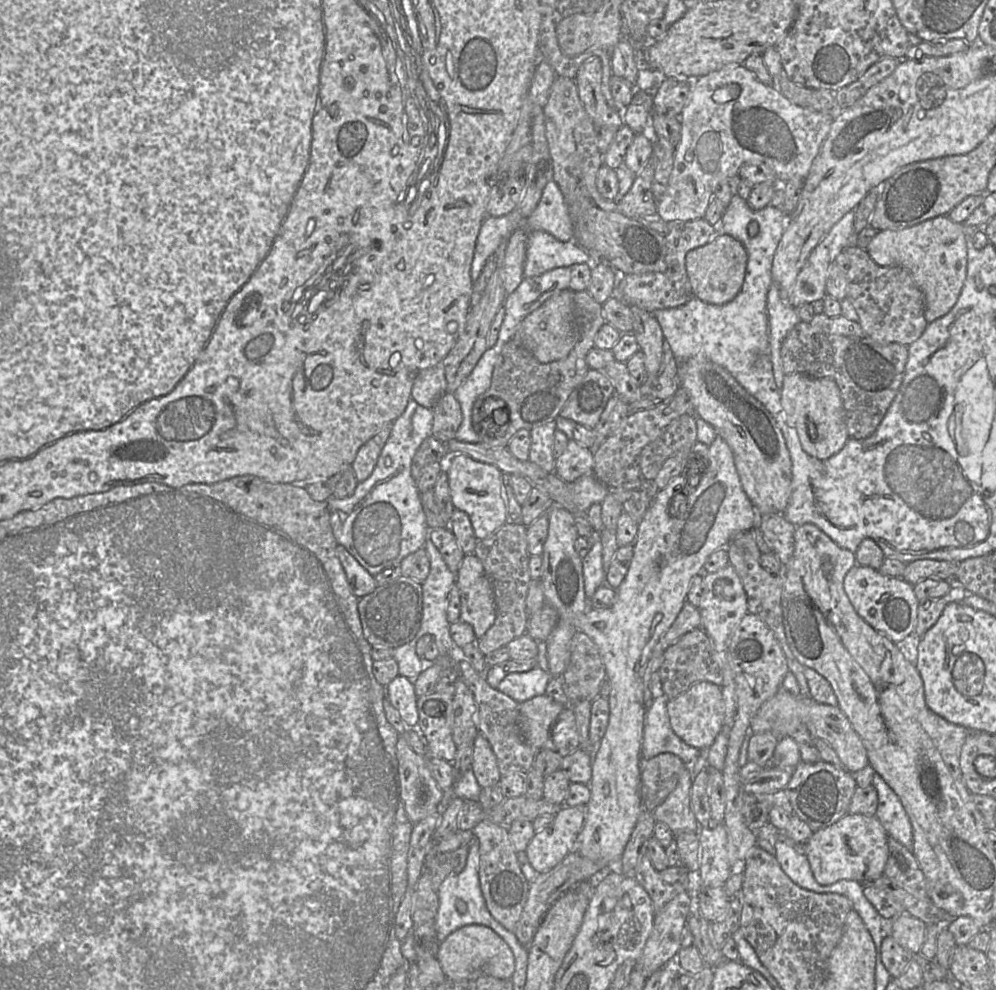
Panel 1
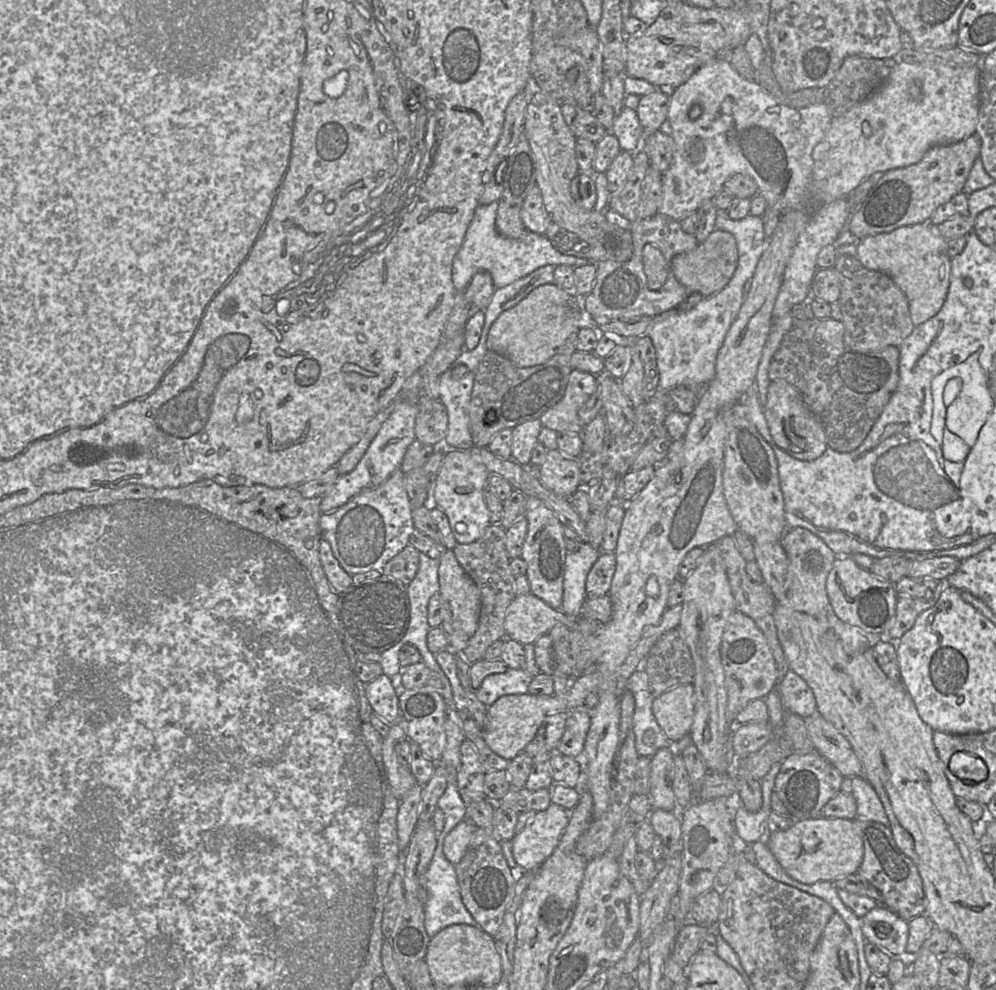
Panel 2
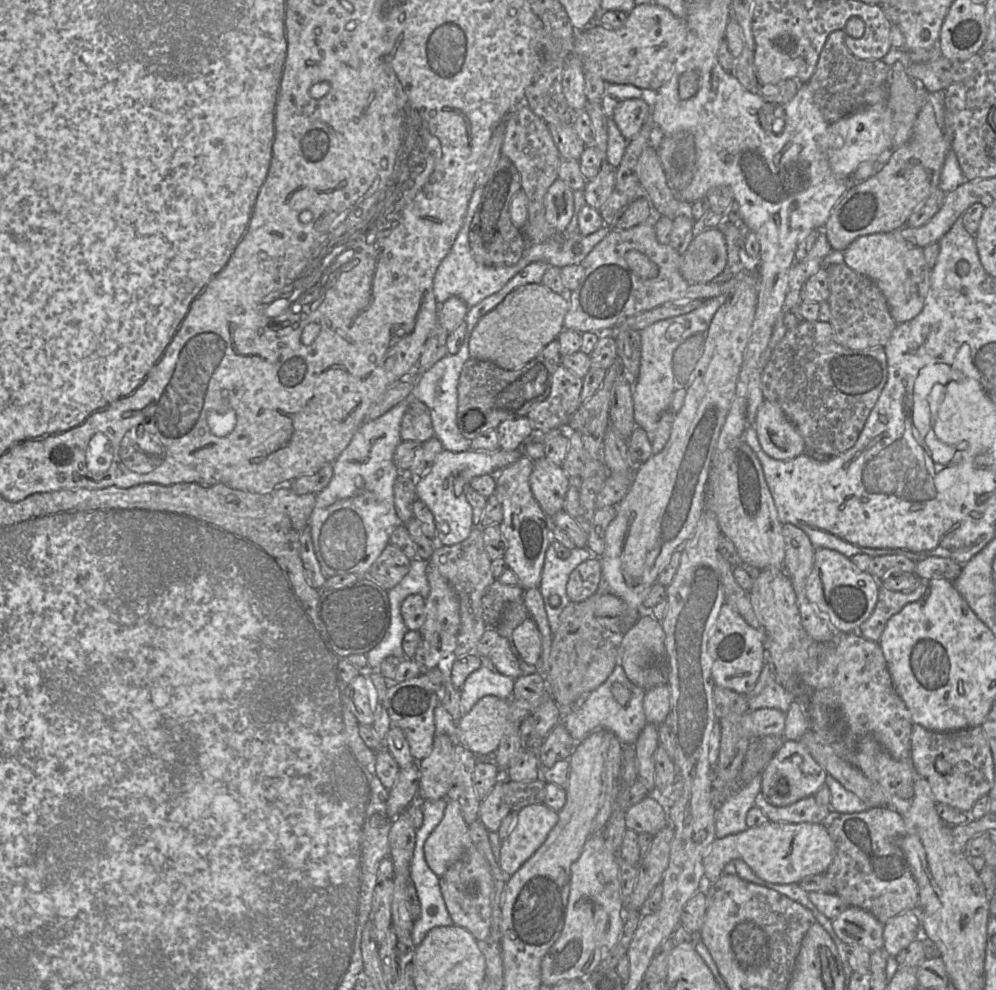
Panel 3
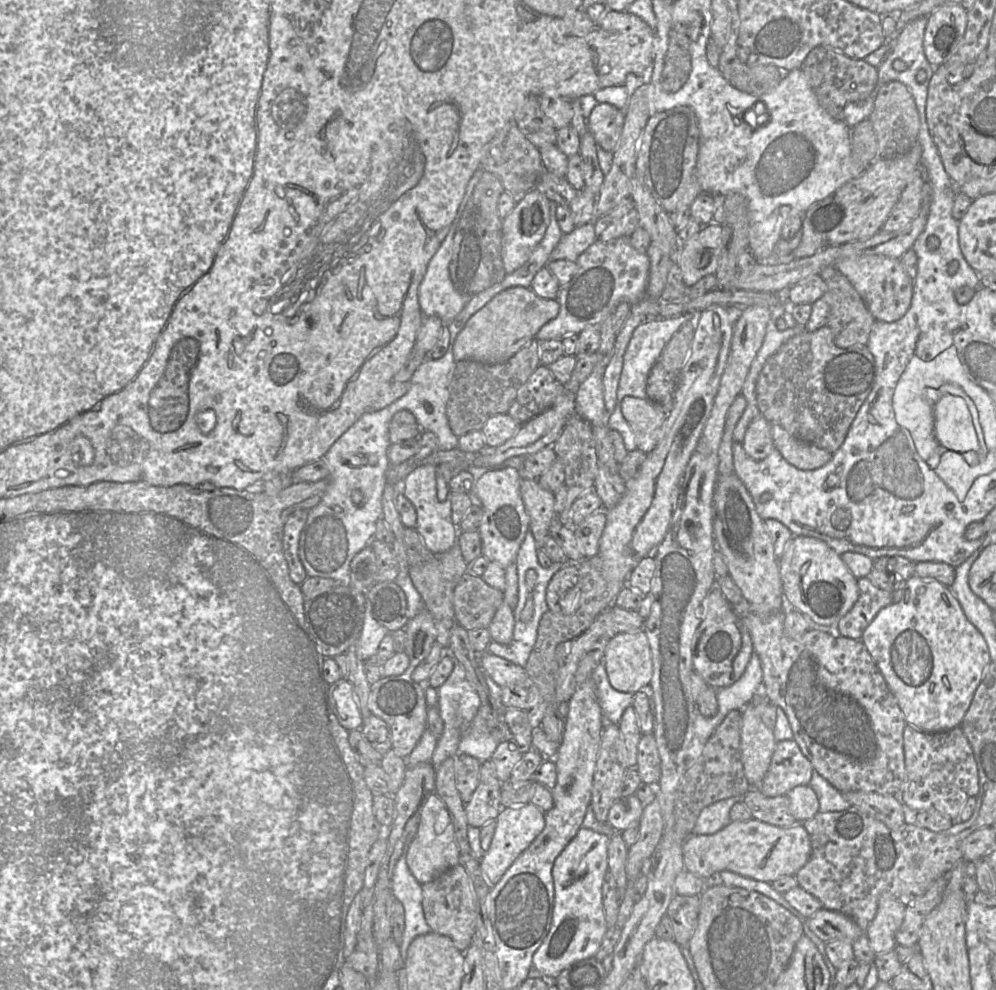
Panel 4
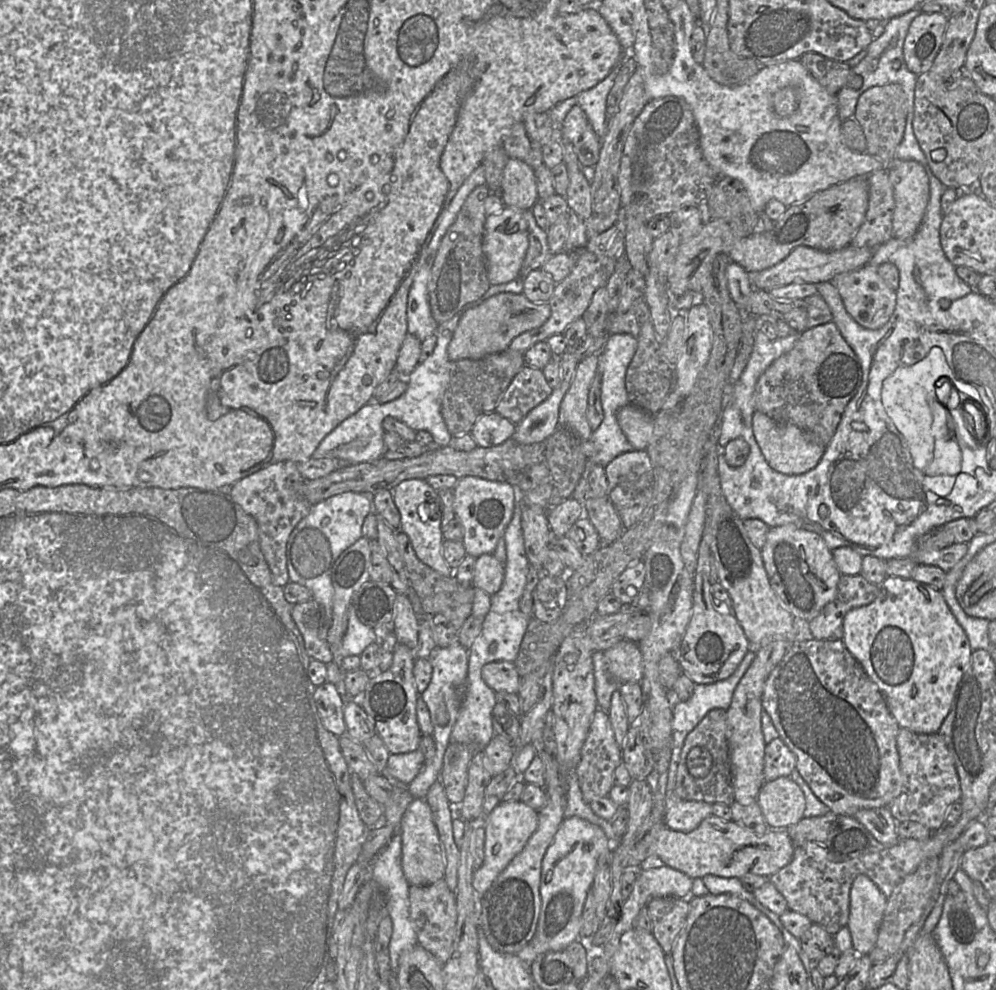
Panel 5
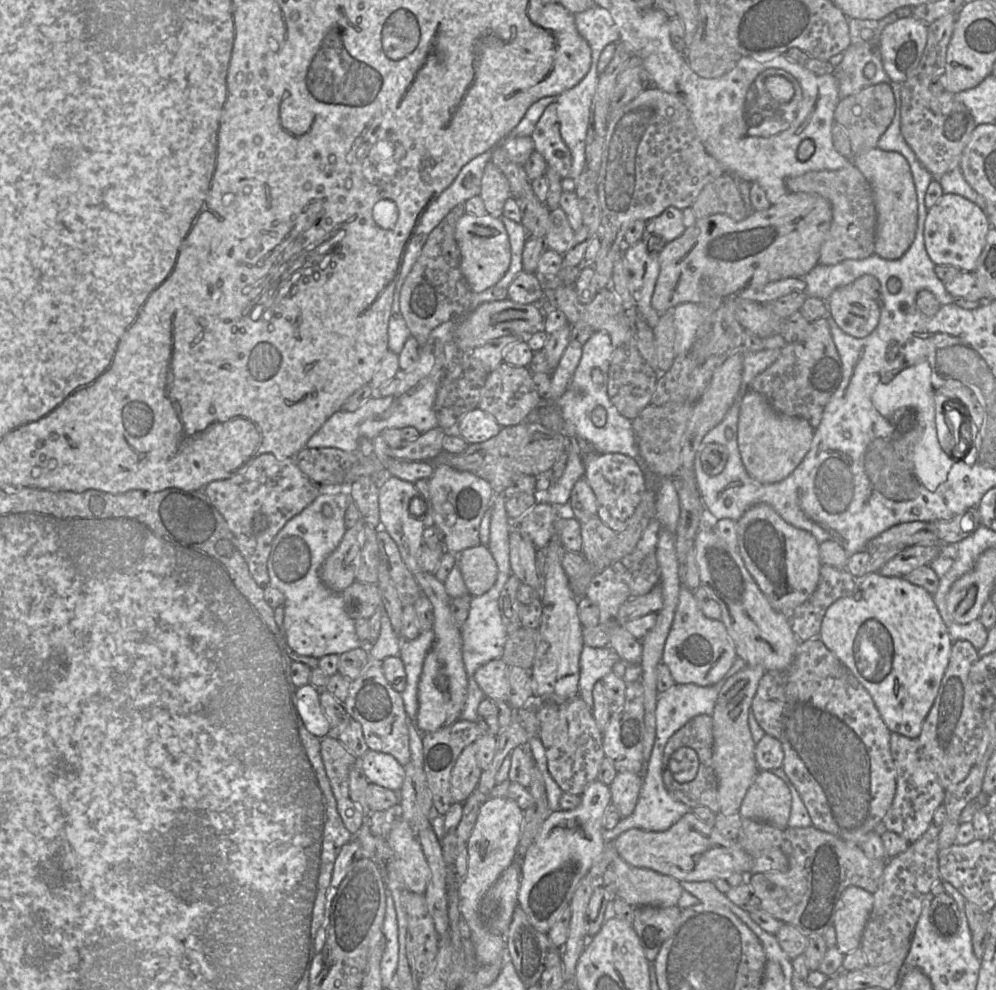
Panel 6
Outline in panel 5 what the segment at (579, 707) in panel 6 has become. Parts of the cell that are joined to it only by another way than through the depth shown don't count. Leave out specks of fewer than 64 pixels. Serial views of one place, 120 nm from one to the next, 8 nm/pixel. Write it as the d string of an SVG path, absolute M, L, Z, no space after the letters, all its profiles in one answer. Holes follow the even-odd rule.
M598 709L590 725L588 735L580 752L580 760L574 771L579 788L587 804L596 798L607 797L614 786L614 771L622 763L621 749L616 743L615 734L607 712Z

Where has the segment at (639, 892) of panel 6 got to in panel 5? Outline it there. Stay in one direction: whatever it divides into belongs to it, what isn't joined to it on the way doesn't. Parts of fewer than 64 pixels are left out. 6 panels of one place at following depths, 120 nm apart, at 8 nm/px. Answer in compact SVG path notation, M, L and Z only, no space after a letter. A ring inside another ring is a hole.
M644 862L638 870L637 880L642 882L648 897L689 898L694 879L685 873L668 866L652 865Z

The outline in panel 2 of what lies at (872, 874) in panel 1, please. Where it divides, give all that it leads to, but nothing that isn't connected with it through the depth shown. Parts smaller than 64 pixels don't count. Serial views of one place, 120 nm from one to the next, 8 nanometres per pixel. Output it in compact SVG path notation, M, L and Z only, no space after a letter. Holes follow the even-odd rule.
M823 817L795 820L788 830L769 833L764 841L778 863L793 879L803 884L832 881L856 874L862 862L863 841L856 832L854 820Z

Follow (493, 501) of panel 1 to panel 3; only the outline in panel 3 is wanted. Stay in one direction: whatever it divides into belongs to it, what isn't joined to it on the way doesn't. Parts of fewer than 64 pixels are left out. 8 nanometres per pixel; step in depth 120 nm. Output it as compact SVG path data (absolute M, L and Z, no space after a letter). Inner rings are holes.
M534 431L526 443L518 450L505 451L474 451L451 452L444 450L435 459L431 469L416 481L416 494L418 500L427 505L434 516L436 525L435 540L438 546L452 546L466 540L473 528L473 512L466 495L464 486L478 476L497 474L503 468L516 462L523 454L527 443L544 438L551 432Z

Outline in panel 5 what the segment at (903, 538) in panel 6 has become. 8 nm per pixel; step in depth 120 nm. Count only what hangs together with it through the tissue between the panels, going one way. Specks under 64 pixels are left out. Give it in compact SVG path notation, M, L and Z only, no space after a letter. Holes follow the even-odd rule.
M960 518L929 530L918 540L921 549L941 549L957 543L968 543L978 534L973 518Z

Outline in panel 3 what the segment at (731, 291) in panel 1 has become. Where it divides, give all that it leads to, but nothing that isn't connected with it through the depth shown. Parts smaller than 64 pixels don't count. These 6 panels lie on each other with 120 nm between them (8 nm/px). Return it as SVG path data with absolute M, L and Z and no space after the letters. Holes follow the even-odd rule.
M718 227L698 233L681 256L679 271L692 283L709 283L728 267L727 243Z

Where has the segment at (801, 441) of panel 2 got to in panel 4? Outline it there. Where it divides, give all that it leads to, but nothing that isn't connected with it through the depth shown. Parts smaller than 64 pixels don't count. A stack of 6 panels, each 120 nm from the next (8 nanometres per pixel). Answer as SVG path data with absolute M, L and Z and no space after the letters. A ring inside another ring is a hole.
M760 413L749 424L742 445L752 459L762 460L776 450L771 436L771 425Z

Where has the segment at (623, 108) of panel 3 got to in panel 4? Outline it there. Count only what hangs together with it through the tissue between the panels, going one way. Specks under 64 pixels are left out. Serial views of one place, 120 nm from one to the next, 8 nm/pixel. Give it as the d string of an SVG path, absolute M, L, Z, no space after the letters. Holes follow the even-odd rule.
M597 104L587 117L588 130L599 148L614 151L624 124L624 110L611 104Z

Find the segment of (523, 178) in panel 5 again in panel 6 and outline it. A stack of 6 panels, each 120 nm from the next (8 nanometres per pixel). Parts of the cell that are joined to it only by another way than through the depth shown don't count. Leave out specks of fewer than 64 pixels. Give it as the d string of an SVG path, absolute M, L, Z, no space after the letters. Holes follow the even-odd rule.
M490 161L482 178L480 197L488 215L520 222L519 201L512 198L510 185L502 171Z

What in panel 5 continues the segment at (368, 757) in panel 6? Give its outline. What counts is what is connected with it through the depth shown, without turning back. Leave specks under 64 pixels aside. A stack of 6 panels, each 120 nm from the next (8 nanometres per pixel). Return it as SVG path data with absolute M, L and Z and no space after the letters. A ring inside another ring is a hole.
M418 748L412 752L391 754L384 772L380 772L393 781L409 784L425 764L425 755Z

